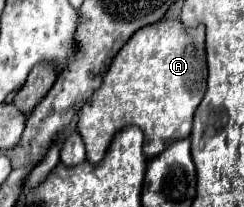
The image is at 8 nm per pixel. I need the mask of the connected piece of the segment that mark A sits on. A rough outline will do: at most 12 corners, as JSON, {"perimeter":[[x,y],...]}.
{"perimeter":[[204,25],[138,29],[82,105],[86,159],[126,125],[148,159],[188,137]]}

